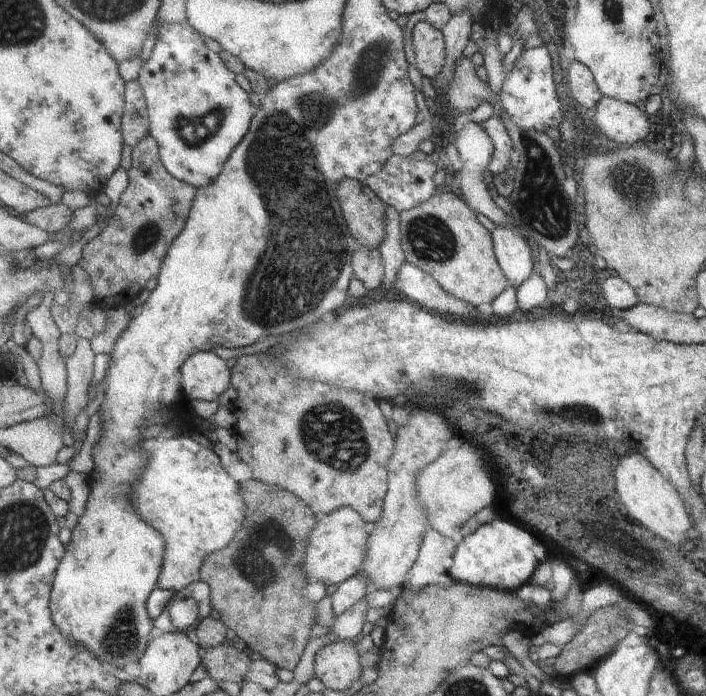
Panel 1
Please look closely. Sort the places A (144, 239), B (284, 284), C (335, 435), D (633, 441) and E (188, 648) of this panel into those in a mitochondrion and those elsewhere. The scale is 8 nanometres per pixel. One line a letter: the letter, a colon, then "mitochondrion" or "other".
A: mitochondrion
B: mitochondrion
C: mitochondrion
D: other
E: other

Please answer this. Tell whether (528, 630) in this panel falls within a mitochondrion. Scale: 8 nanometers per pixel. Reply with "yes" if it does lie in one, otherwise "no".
no

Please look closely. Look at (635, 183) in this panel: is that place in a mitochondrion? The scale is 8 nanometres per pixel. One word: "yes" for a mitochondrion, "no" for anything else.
yes

